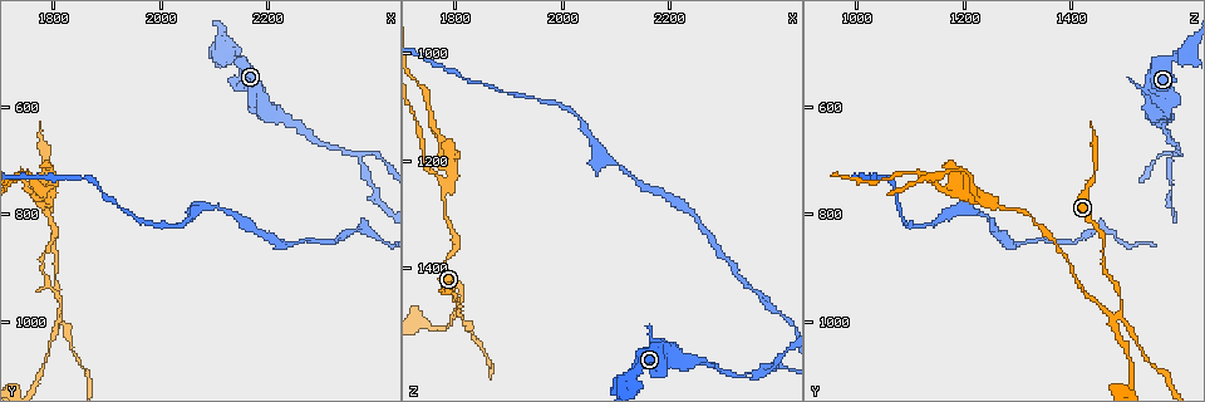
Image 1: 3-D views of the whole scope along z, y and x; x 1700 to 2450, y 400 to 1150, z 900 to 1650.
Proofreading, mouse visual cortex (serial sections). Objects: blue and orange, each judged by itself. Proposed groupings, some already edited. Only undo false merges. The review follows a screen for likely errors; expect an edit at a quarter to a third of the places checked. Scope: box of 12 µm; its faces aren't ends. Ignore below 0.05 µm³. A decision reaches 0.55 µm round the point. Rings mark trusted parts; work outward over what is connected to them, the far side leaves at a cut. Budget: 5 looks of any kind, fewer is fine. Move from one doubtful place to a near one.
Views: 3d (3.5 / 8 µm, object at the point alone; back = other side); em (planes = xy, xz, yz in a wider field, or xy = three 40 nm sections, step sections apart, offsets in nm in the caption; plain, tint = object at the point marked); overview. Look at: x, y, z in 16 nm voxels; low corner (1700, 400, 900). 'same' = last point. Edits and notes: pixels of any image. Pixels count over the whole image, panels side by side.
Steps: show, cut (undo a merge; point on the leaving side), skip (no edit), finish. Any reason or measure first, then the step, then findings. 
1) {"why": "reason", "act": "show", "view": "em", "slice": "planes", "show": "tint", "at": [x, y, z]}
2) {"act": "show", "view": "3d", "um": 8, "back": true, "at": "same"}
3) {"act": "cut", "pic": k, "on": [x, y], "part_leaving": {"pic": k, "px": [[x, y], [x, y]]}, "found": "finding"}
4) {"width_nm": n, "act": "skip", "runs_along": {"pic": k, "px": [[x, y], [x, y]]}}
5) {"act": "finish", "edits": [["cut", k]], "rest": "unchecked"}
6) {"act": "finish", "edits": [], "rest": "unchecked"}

{"why": "looks like a crossing", "act": "show", "view": "3d", "um": 3.5, "back": true, "at": [1805, 990, 1480]}

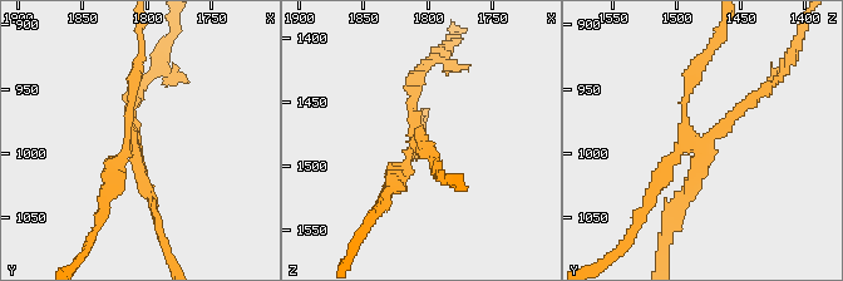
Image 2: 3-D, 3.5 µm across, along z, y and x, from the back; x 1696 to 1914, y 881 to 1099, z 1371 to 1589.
{"arms": 4, "arm_widths_nm": [150, 150, 200, 200], "why": "need the tissue", "act": "show", "view": "em", "slice": "xy", "step": 2, "show": "tint", "at": [1810, 988, 1482]}

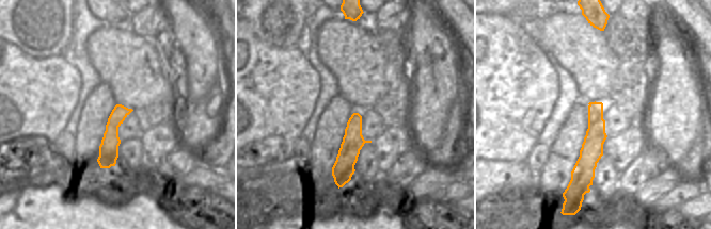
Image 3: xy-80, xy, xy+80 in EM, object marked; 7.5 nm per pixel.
{"act": "cut", "pic": 2, "on": [679, 195], "part_leaving": {"pic": 2, "px": [[698, 139], [720, 132], [787, 63]]}, "found": "a second cell is stuck on"}

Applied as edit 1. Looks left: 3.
{"why": "redraw", "act": "show", "view": "overview"}

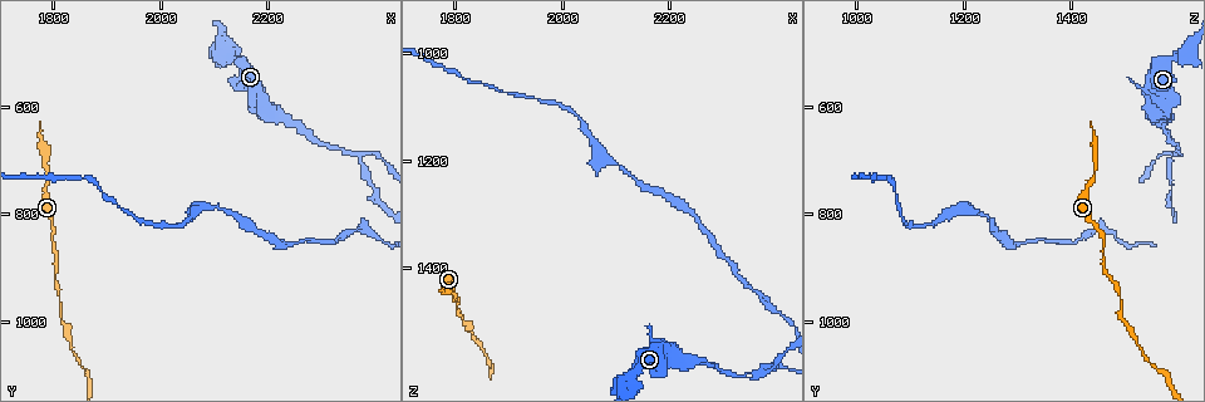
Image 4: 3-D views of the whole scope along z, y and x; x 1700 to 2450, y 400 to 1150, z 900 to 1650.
{"why": "a fork", "act": "show", "view": "3d", "um": 3.5, "at": [2370, 690, 1595]}

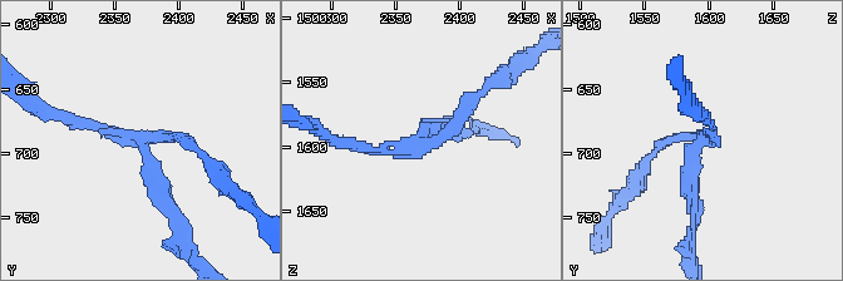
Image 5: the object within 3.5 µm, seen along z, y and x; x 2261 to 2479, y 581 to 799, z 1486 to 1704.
{"act": "show", "view": "em", "slice": "xy", "step": 5, "show": "tint", "at": [2372, 692, 1598]}

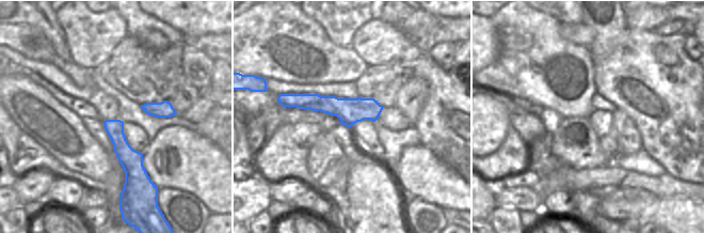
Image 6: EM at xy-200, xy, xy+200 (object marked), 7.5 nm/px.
{"arm_widths_nm": [150, 150, 200], "act": "cut", "pic": 5, "on": [148, 182], "part_leaving": {"pic": 5, "px": [[141, 143], [180, 216], [180, 255]]}, "found": "two cells meet here"}

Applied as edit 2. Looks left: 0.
{"act": "finish", "edits": [["cut", 2], ["cut", 5]], "rest": "unchecked"}

